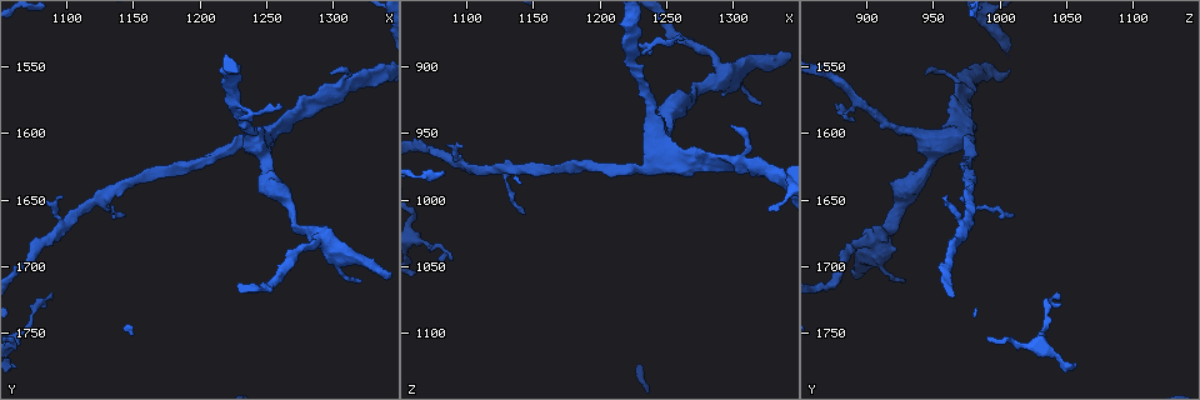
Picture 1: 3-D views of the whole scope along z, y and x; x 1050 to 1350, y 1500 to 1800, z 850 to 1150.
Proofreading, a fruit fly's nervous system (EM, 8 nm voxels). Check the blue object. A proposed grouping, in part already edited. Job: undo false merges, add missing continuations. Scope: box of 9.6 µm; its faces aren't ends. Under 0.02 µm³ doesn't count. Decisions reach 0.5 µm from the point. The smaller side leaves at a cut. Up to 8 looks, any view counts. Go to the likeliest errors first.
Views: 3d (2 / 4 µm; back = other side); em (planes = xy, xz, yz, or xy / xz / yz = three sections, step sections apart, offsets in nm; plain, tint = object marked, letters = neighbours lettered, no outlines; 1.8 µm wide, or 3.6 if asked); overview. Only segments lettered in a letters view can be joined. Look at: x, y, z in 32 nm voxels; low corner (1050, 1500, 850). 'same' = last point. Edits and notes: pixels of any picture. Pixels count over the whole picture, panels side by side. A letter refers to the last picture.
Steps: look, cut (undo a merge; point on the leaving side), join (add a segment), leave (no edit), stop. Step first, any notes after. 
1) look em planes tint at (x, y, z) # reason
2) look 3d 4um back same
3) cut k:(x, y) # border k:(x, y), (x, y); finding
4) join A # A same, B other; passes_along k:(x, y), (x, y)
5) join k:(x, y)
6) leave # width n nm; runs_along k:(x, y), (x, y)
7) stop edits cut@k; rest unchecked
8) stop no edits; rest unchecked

look em planes plain at (1088, 1724, 1046) # free end

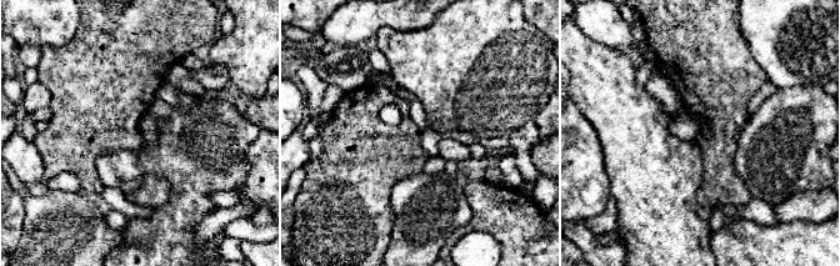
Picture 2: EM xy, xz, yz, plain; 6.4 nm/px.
look em planes letters same

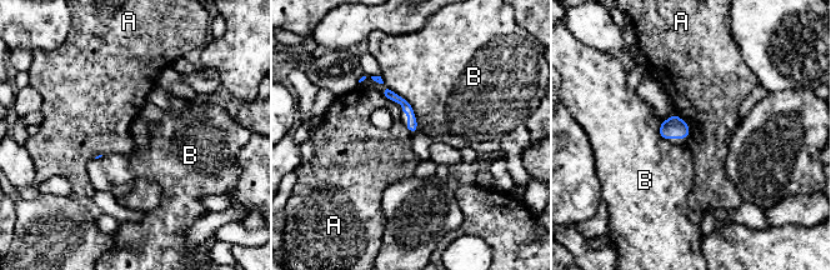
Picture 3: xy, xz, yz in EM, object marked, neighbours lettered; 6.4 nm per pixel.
leave # longest_contact B 420 nm; A other, B other; runs_along 3:(378, 79), (408, 108), (413, 130); none of them fits

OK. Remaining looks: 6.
look 3d 4um at (1292, 1680, 906) # four arms meet

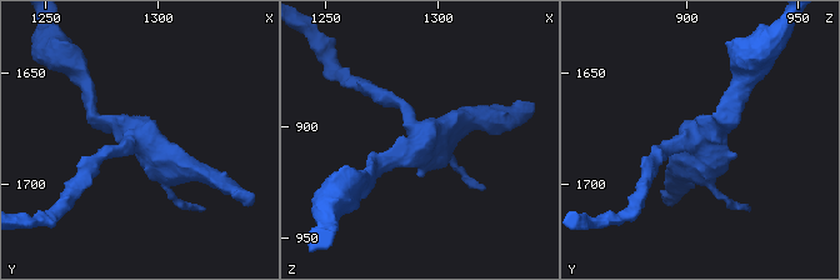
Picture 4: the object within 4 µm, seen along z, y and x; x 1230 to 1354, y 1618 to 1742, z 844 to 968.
look em planes letters at (1291, 1679, 904) # now the EM

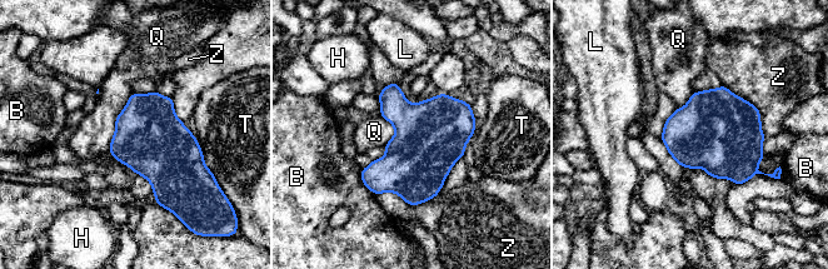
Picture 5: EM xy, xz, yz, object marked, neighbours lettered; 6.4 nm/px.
leave # B other, H other, L other, Q other, T other, Z other; border 5:(133, 91), (116, 116), (108, 150); all the same cell

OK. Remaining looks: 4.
look 3d 2um at (1280, 1572, 964) # an open end

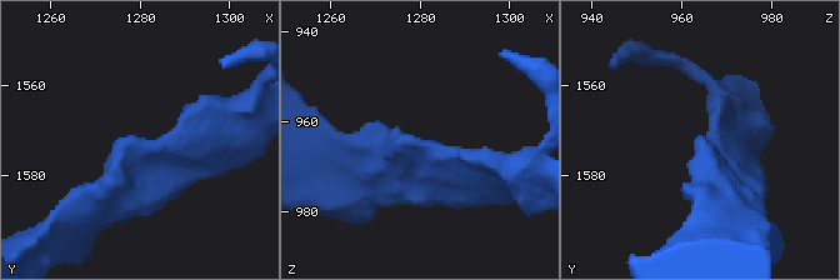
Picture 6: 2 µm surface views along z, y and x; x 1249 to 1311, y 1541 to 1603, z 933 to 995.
look em planes letters at (1279, 1571, 963) # arm_widths 260, 280 nm; need the tissue

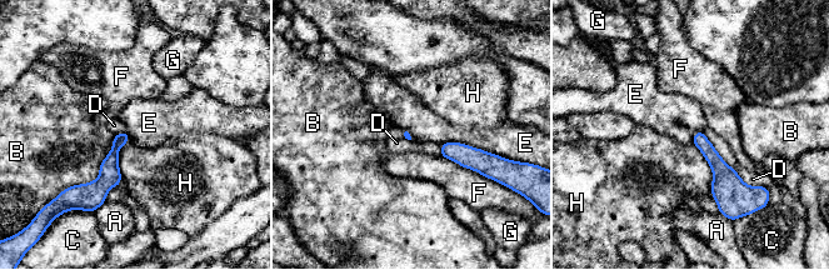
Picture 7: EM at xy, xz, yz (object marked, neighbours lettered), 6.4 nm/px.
leave # longest_contact D 500 nm; A other, B other, C other, D other, E other, F other, G other, H other; runs_along 7:(124, 135), (108, 179), (93, 194); none of them fits

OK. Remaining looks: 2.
stop no edits; rest unchecked

